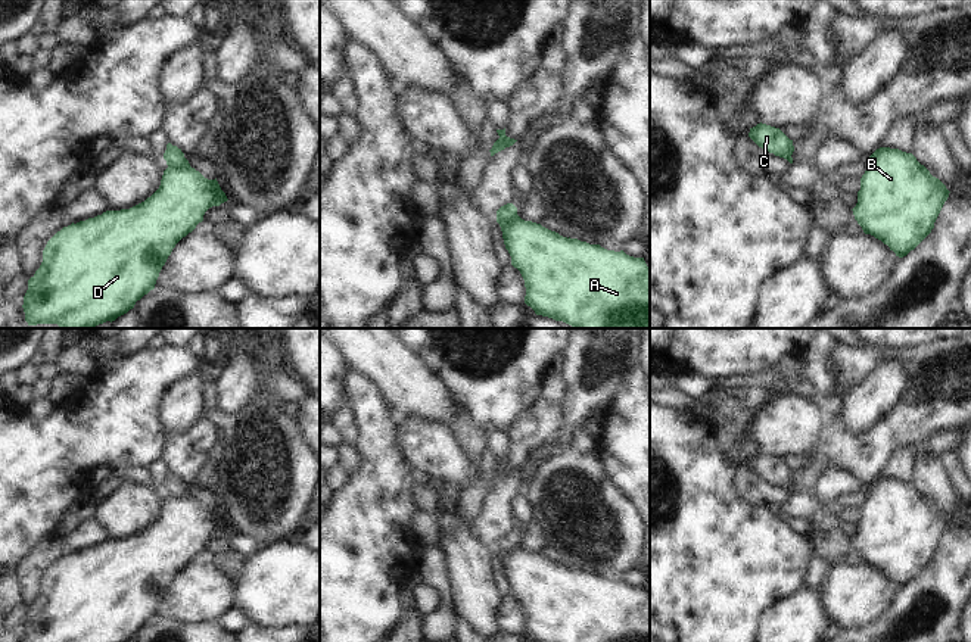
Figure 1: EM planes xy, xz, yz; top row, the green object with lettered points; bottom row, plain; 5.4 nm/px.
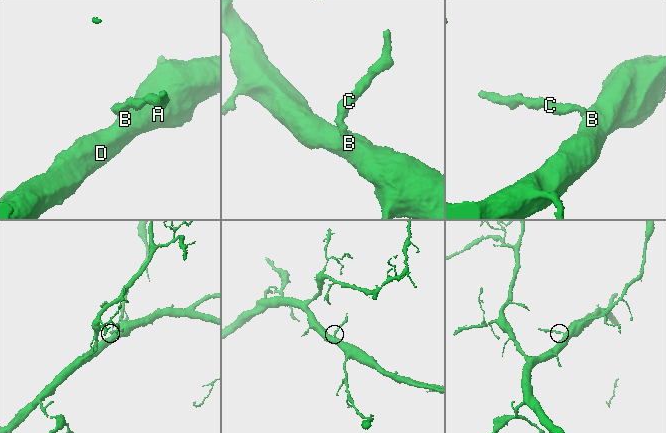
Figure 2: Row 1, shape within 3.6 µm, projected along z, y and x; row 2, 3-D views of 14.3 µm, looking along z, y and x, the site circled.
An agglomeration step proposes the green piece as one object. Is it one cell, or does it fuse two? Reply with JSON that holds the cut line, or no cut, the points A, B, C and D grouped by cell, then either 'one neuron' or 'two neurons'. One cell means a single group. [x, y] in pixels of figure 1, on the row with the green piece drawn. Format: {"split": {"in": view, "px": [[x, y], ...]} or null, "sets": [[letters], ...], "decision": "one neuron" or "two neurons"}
{"split": {"in": "xy", "px": [[187, 161], [184, 165], [168, 168]]}, "sets": [["A", "B", "D"], ["C"]], "decision": "two neurons"}

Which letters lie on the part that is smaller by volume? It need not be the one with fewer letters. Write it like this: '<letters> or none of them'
C

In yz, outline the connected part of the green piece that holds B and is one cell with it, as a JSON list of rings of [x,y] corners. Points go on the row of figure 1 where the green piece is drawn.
[[[880,147],[869,156],[852,211],[865,234],[903,258],[931,233],[949,193],[912,153]]]

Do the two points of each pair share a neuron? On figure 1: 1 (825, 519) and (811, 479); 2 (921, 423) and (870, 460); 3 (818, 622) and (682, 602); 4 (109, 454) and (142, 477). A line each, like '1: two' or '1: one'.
1: two
2: one
3: two
4: two

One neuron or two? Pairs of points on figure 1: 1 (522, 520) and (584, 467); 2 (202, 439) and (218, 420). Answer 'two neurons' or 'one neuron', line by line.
1: two neurons
2: two neurons

